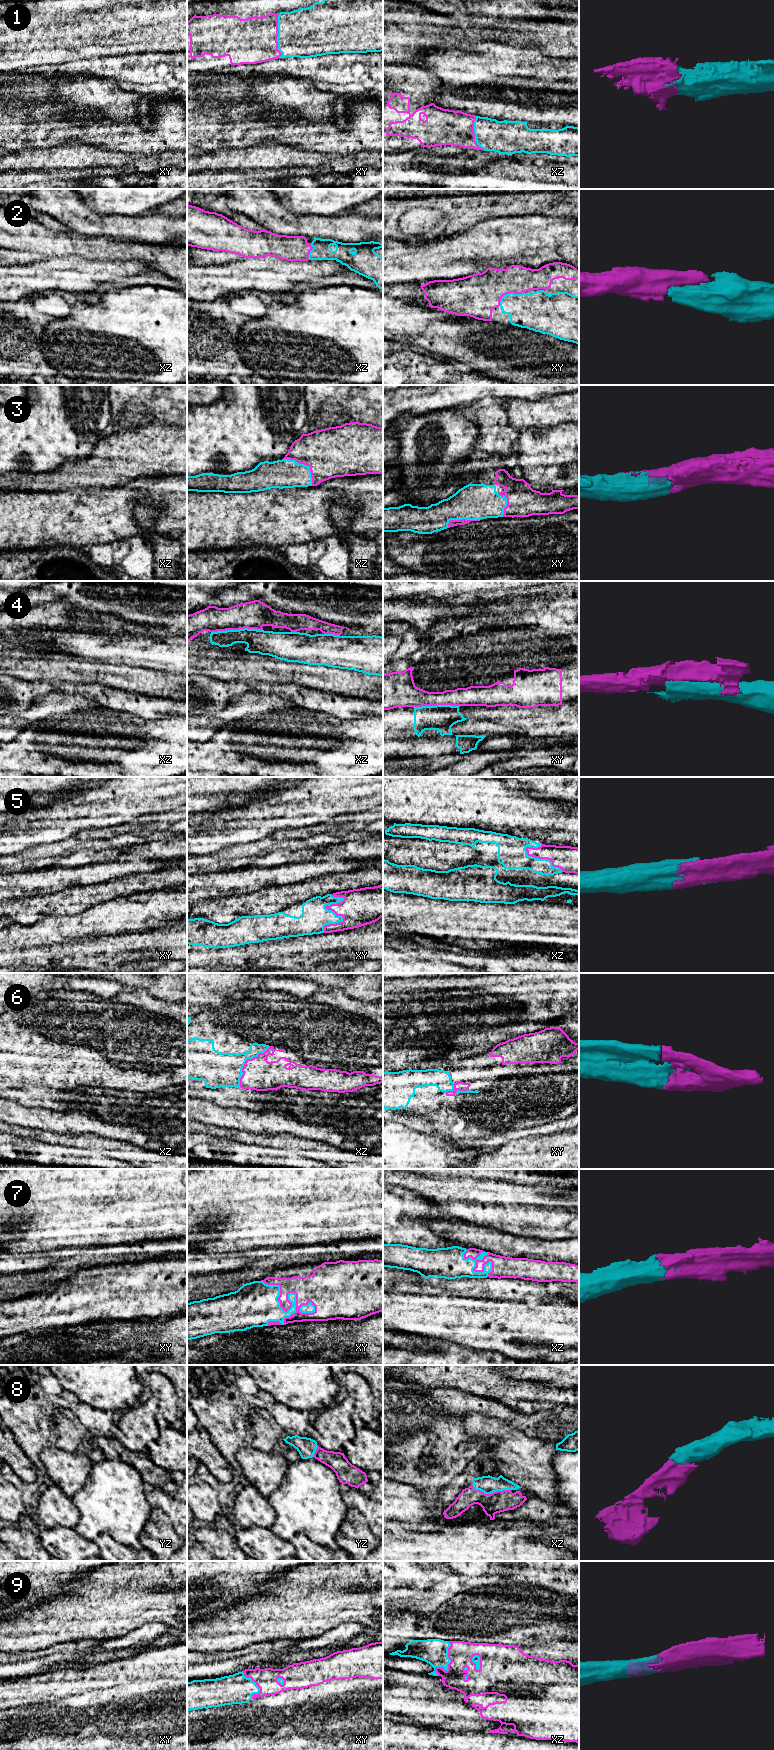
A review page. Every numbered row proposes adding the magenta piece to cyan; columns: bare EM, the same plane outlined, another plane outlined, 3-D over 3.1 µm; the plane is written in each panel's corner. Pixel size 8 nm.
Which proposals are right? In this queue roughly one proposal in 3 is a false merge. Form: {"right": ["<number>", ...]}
{"right": ["1", "2", "3", "5", "6", "7", "8", "9"]}

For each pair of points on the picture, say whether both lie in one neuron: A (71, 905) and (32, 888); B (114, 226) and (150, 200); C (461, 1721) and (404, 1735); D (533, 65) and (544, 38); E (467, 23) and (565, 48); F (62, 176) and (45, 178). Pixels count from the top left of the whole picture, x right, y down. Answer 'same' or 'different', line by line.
A: different
B: different
C: different
D: different
E: same
F: same

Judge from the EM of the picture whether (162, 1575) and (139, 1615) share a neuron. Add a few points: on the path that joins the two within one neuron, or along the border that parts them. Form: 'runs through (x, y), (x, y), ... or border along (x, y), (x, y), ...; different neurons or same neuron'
runs through (149, 1576), (137, 1588), (137, 1602); same neuron

